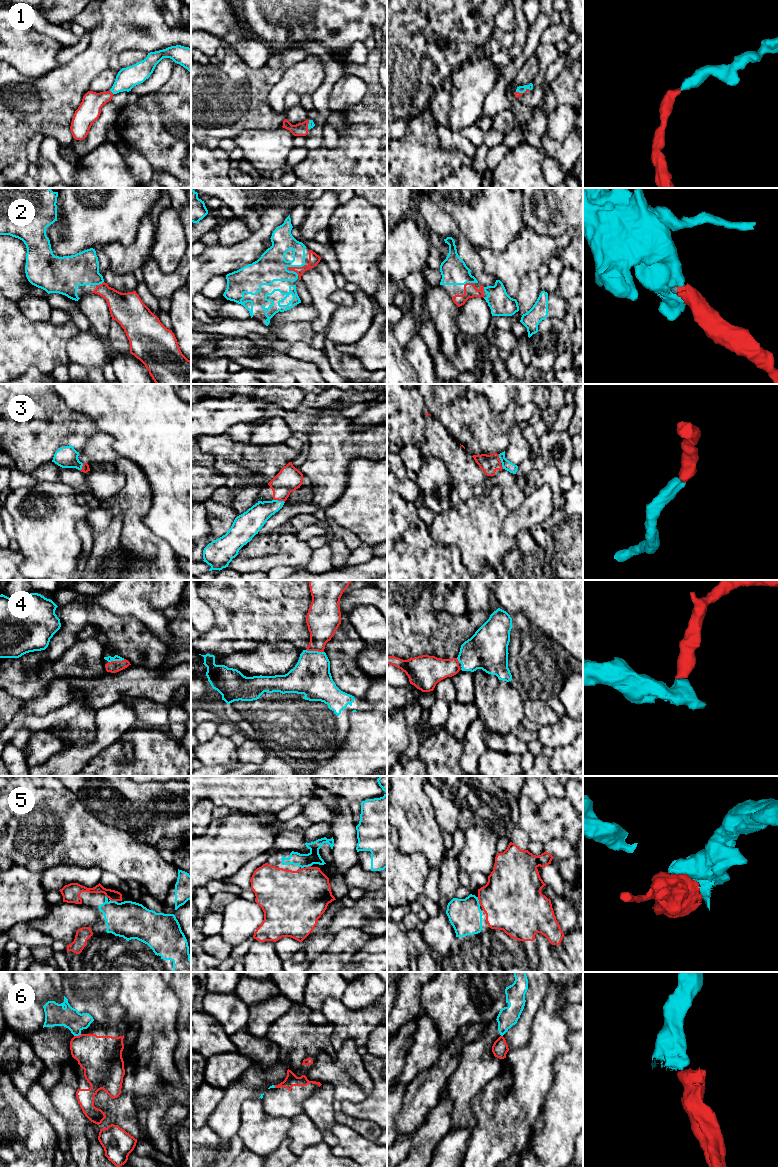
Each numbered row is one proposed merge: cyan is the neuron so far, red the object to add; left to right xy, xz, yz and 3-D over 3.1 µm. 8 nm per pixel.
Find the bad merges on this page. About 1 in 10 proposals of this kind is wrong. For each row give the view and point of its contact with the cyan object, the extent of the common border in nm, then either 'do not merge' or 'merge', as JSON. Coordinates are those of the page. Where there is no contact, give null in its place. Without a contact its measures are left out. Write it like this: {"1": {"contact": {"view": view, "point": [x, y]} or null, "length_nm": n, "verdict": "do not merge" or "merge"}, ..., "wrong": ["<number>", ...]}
{"1": {"contact": {"view": "xy", "point": [111, 91]}, "length_nm": 50, "verdict": "merge"}, "2": {"contact": {"view": "xz", "point": [295, 266]}, "length_nm": 160, "verdict": "merge"}, "3": {"contact": {"view": "xz", "point": [279, 501]}, "length_nm": 100, "verdict": "merge"}, "4": {"contact": {"view": "xz", "point": [315, 651]}, "length_nm": 150, "verdict": "merge"}, "5": {"contact": {"view": "yz", "point": [478, 901]}, "length_nm": 80, "verdict": "merge"}, "6": {"contact": {"view": "xy", "point": [77, 1035]}, "length_nm": 70, "verdict": "do not merge"}, "wrong": ["6"]}

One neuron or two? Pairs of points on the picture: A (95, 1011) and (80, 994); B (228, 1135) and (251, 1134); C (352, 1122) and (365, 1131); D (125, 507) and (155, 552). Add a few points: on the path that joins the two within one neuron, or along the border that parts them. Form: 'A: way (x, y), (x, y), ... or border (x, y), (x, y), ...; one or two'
A: way (93, 1007), (84, 998); one
B: border (240, 1112), (239, 1137), (245, 1148); two
C: way (355, 1124), (362, 1128); one
D: way (132, 518), (133, 530), (144, 541); one

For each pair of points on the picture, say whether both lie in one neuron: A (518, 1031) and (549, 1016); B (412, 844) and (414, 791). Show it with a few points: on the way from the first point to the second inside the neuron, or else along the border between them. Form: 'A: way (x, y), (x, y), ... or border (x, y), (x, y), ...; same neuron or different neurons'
A: border (543, 1003), (534, 1017), (530, 1038), (523, 1046); different neurons
B: way (417, 831), (420, 820), (414, 810), (414, 804); same neuron

